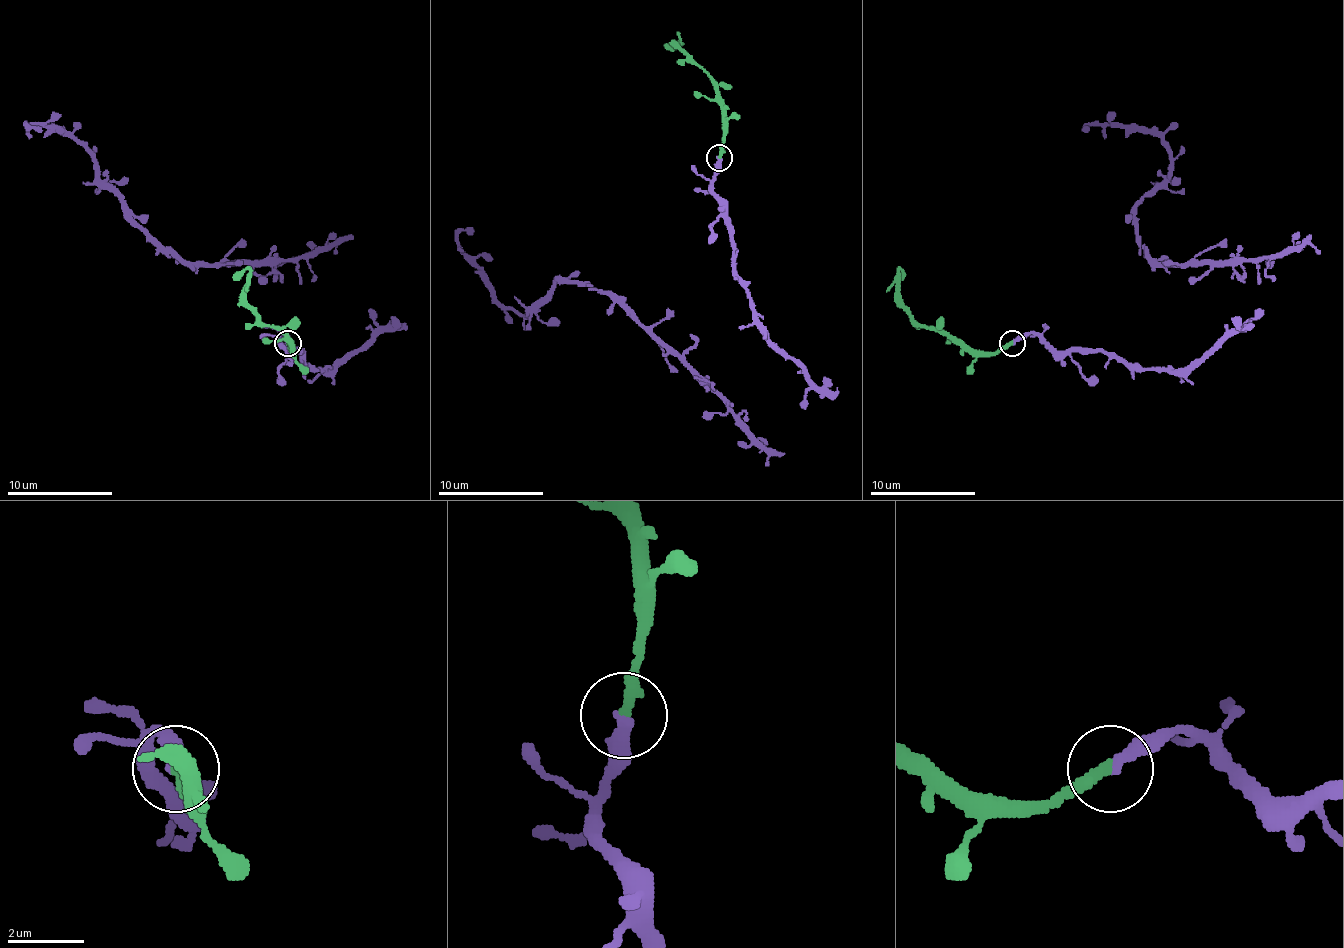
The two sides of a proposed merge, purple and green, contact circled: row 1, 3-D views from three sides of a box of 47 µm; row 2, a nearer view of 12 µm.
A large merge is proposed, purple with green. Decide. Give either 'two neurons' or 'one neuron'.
one neuron

